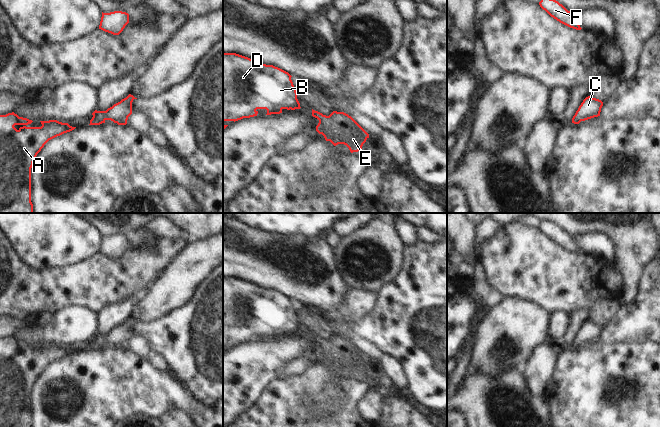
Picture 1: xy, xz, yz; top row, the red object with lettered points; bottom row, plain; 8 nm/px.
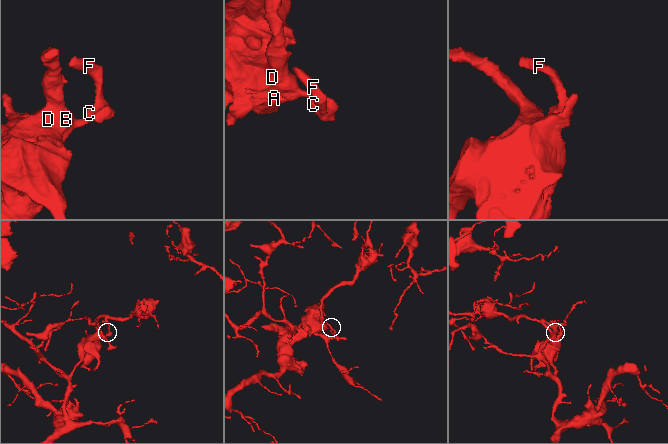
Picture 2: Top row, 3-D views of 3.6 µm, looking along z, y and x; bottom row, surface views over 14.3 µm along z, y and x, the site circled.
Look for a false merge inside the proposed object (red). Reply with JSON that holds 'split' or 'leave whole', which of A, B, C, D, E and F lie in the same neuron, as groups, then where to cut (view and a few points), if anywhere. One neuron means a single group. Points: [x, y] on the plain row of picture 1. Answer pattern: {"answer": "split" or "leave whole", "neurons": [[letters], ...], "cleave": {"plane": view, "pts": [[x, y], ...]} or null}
{"answer": "leave whole", "neurons": [["A", "B", "C", "D", "E", "F"]], "cleave": null}

